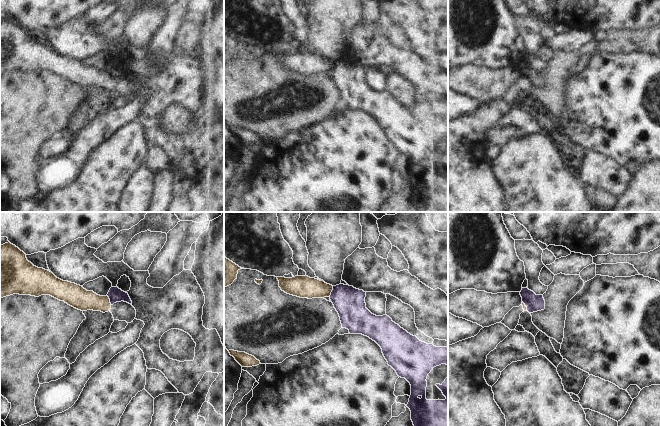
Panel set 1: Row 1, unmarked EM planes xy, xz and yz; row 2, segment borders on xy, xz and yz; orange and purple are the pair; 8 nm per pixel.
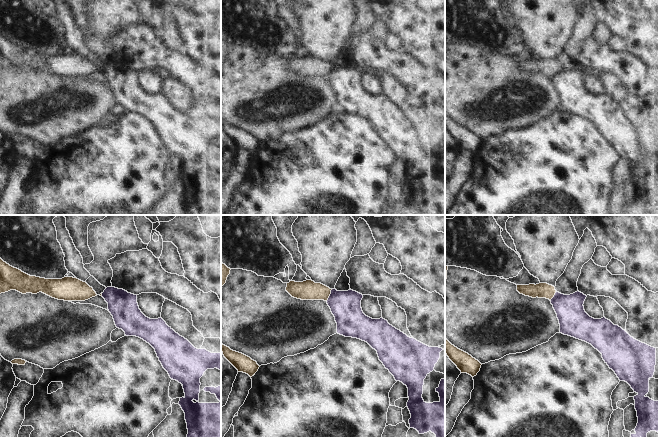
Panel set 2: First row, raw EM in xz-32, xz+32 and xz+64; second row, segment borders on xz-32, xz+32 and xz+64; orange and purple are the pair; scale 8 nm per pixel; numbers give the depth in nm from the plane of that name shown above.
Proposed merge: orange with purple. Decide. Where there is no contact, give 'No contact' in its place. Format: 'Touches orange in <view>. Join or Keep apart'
Touches orange in xz. Keep apart

